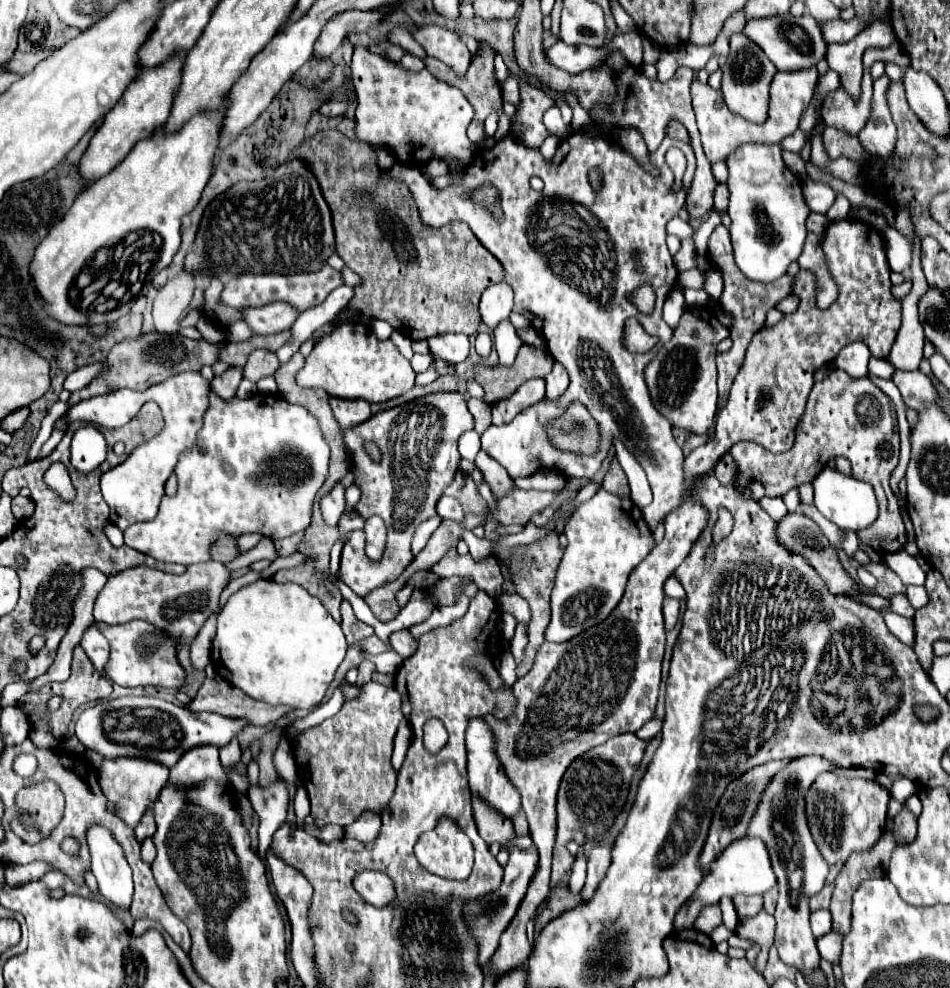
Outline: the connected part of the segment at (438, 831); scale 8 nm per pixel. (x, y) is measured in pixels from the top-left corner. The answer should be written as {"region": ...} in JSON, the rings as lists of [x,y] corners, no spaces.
{"region":[[[441,817],[433,831],[419,837],[415,855],[427,871],[447,879],[467,879],[473,869],[473,845],[449,817]]]}

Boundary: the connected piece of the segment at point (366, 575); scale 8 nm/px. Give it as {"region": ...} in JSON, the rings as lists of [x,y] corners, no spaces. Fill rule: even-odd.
{"region":[[[433,393],[427,397],[421,397],[417,401],[381,411],[377,415],[373,415],[365,425],[357,425],[357,429],[349,429],[343,431],[345,443],[353,455],[353,473],[355,473],[355,483],[361,487],[363,495],[361,501],[355,505],[355,513],[365,517],[371,515],[379,515],[385,525],[387,525],[387,547],[383,551],[383,557],[377,563],[363,563],[363,559],[355,559],[355,556],[364,556],[364,561],[370,559],[365,555],[365,533],[363,530],[351,532],[345,541],[343,553],[341,553],[341,579],[347,587],[351,587],[359,597],[365,597],[367,593],[371,593],[377,587],[383,587],[389,581],[395,581],[403,569],[411,563],[413,555],[411,555],[411,539],[415,529],[427,521],[429,517],[435,515],[435,505],[437,499],[441,497],[441,493],[445,491],[445,487],[449,487],[453,483],[453,477],[459,469],[459,451],[457,451],[457,441],[459,437],[473,429],[473,417],[467,411],[465,399],[459,393]],[[371,441],[381,449],[381,461],[373,461],[367,451],[365,451],[365,443]]]}

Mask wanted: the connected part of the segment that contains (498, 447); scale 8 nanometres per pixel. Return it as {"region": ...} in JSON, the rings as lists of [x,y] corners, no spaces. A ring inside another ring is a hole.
{"region":[[[577,131],[561,141],[553,159],[543,161],[539,149],[529,149],[517,137],[507,135],[493,149],[479,153],[473,165],[459,167],[455,161],[449,161],[453,173],[461,173],[459,185],[435,189],[421,177],[421,183],[415,183],[415,167],[399,167],[397,163],[391,171],[387,171],[387,175],[409,185],[425,225],[441,227],[459,219],[471,227],[483,247],[501,261],[505,281],[515,291],[513,311],[527,317],[533,327],[545,335],[551,355],[569,371],[571,385],[563,397],[557,401],[539,401],[525,413],[519,413],[509,425],[491,425],[481,435],[481,447],[497,459],[497,463],[503,465],[513,479],[529,477],[537,469],[545,467],[557,467],[569,477],[593,479],[605,459],[605,445],[611,445],[613,437],[619,437],[647,473],[653,501],[643,507],[643,517],[654,531],[665,515],[677,509],[679,497],[685,491],[685,457],[671,435],[671,423],[655,409],[643,373],[657,351],[673,335],[673,329],[663,321],[661,313],[663,303],[677,281],[677,269],[665,245],[665,225],[685,205],[687,189],[695,171],[695,157],[689,143],[665,137],[659,149],[651,153],[653,165],[661,169],[661,179],[653,179],[617,143],[605,139],[589,141],[585,133]],[[671,147],[681,149],[687,159],[687,169],[677,189],[675,175],[665,163],[665,153]],[[591,167],[603,169],[603,187],[599,193],[595,193],[587,181]],[[533,175],[541,177],[545,183],[541,193],[529,187],[529,179]],[[484,181],[491,183],[501,195],[501,217],[497,217],[489,207],[475,205],[468,198],[469,193]],[[557,203],[579,205],[583,207],[583,213],[589,215],[579,219],[579,229],[561,225],[557,229],[565,231],[555,231],[555,223],[559,223],[559,219],[553,213],[555,207],[561,207]],[[631,251],[639,251],[639,259],[633,259]],[[643,283],[649,283],[657,295],[653,315],[641,315],[639,309],[627,301],[627,295]],[[629,317],[635,317],[649,335],[659,337],[657,345],[649,353],[633,355],[623,347],[623,325]],[[573,401],[587,407],[603,435],[603,443],[591,457],[561,451],[547,435],[547,421],[559,419]]]}

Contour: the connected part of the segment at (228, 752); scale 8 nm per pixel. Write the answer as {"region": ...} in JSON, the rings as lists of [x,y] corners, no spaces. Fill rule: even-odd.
{"region":[[[233,739],[229,745],[225,745],[223,749],[219,749],[219,757],[223,765],[235,765],[241,761],[241,747],[237,743],[237,739]]]}

